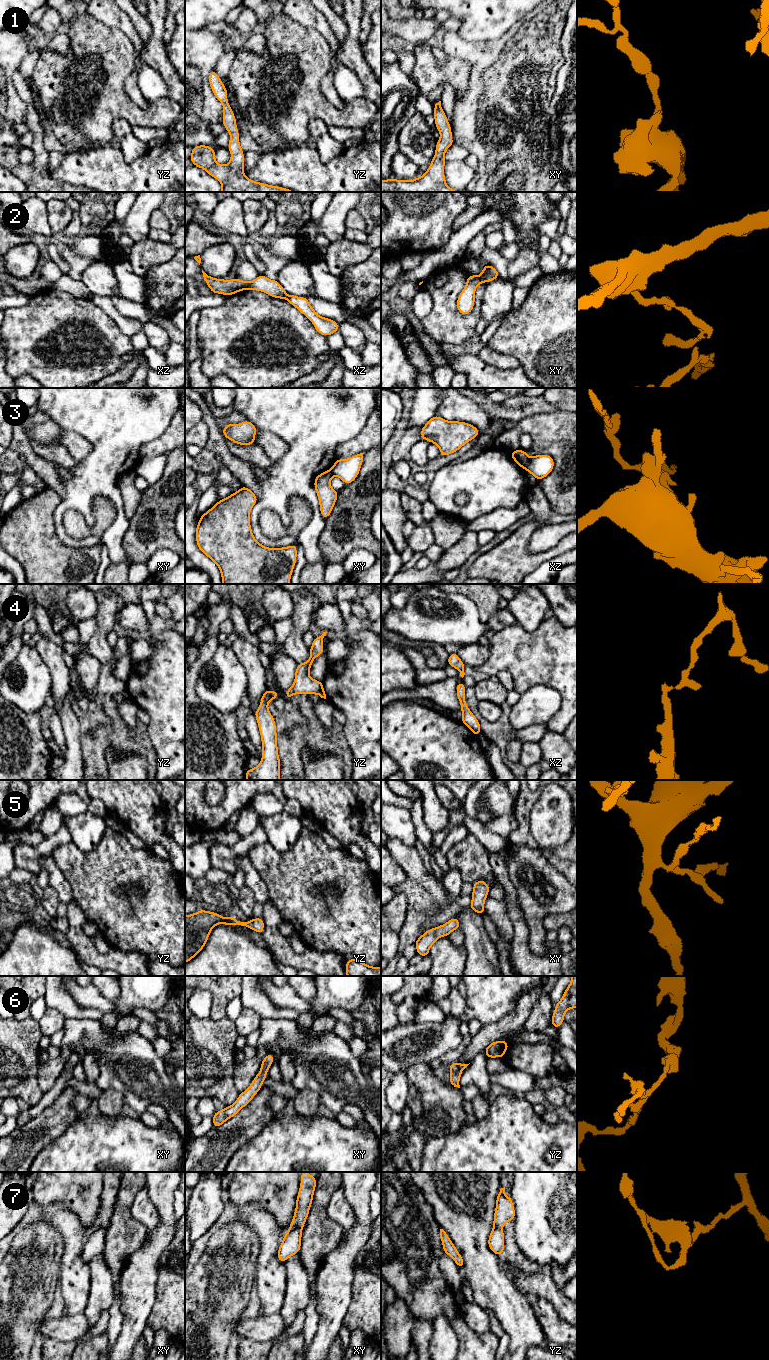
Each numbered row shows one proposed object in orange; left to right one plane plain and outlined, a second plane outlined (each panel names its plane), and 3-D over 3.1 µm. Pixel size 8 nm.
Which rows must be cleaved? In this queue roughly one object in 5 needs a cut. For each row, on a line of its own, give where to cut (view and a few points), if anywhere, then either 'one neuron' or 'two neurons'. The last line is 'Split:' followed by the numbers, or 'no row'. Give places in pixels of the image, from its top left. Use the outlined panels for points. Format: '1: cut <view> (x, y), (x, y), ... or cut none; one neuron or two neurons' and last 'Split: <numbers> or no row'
1: cut none; one neuron
2: cut xy (479, 276), (483, 281); two neurons
3: cut xz (530, 458), (525, 468); two neurons
4: cut none; one neuron
5: cut none; one neuron
6: cut none; one neuron
7: cut none; one neuron
Split: 2, 3

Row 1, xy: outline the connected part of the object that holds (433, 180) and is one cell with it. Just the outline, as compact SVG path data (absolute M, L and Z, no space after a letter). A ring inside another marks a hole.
M441 101L435 104L433 116L435 126L440 132L435 155L428 170L418 178L410 181L386 179L381 181L381 192L458 192L451 189L445 181L444 155L447 149L454 144L451 125L441 107Z

